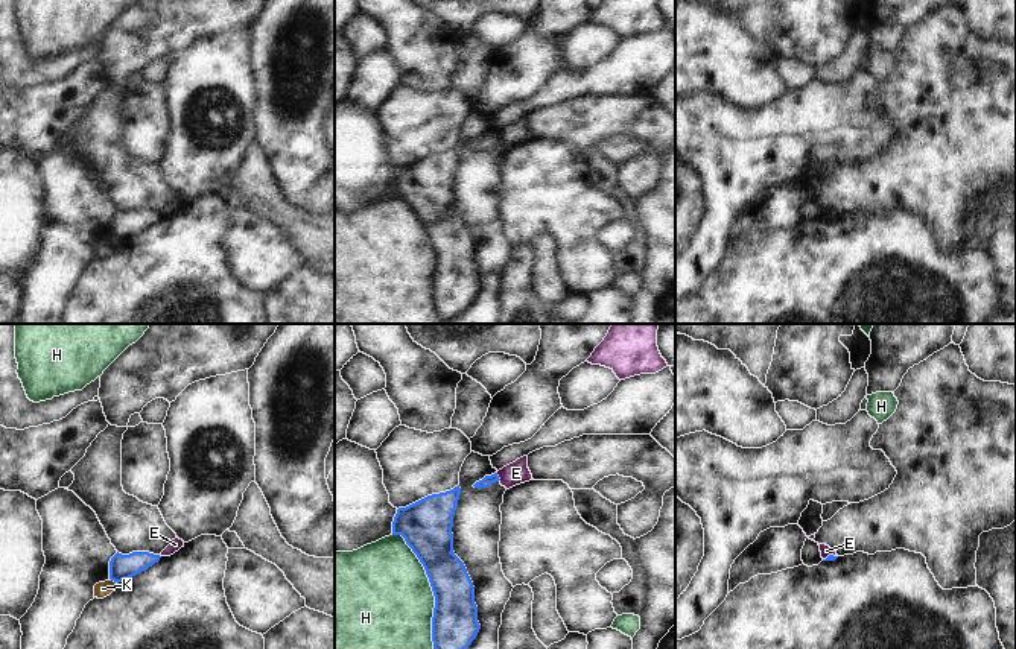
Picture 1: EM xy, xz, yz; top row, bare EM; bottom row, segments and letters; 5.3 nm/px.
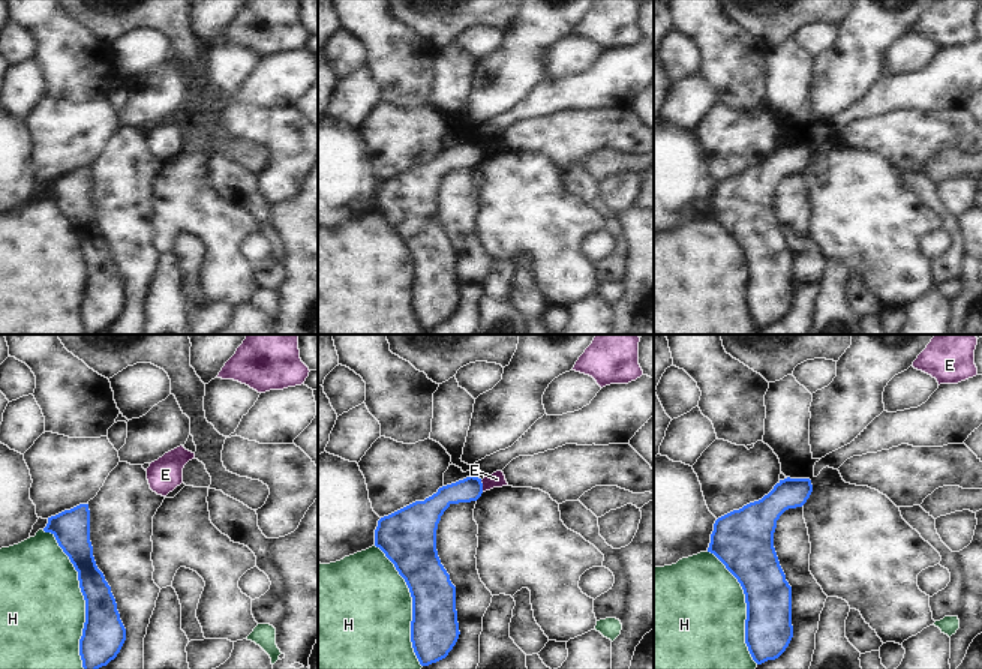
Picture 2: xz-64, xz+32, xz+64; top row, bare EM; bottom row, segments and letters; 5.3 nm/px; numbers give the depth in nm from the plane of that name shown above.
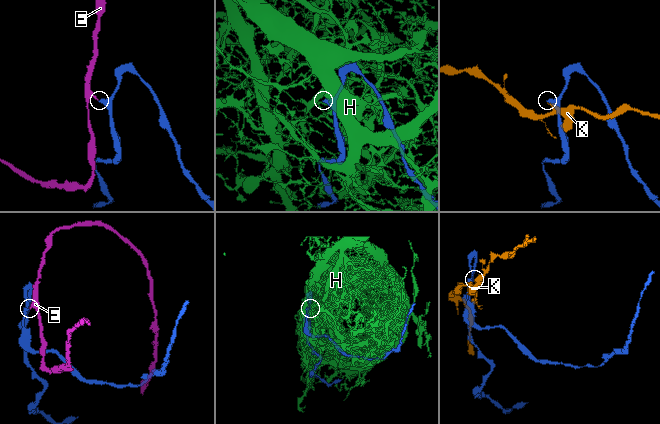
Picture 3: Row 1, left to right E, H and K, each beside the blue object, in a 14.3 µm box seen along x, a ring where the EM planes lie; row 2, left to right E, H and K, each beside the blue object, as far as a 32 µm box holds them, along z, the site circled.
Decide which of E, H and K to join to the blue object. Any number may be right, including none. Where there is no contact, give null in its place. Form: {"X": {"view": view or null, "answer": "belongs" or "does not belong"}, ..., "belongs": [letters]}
{"E": {"view": "xz", "answer": "does not belong"}, "H": {"view": "xz", "answer": "does not belong"}, "K": {"view": "xy", "answer": "does not belong"}, "belongs": []}

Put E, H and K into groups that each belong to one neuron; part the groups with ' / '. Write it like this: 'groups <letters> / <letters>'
groups E / H / K

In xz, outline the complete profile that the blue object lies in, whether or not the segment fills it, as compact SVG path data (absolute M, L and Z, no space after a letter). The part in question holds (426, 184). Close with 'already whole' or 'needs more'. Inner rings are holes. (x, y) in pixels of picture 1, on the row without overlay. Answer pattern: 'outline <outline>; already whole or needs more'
outline M459 144L398 167L392 195L402 195L417 214L429 237L435 268L432 301L440 322L464 313L481 284L475 263L475 246L464 222L453 211L453 175Z; already whole

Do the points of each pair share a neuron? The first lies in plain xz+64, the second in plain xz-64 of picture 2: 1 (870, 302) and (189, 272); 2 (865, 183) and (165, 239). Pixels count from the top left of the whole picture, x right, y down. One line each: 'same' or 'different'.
1: same
2: same

